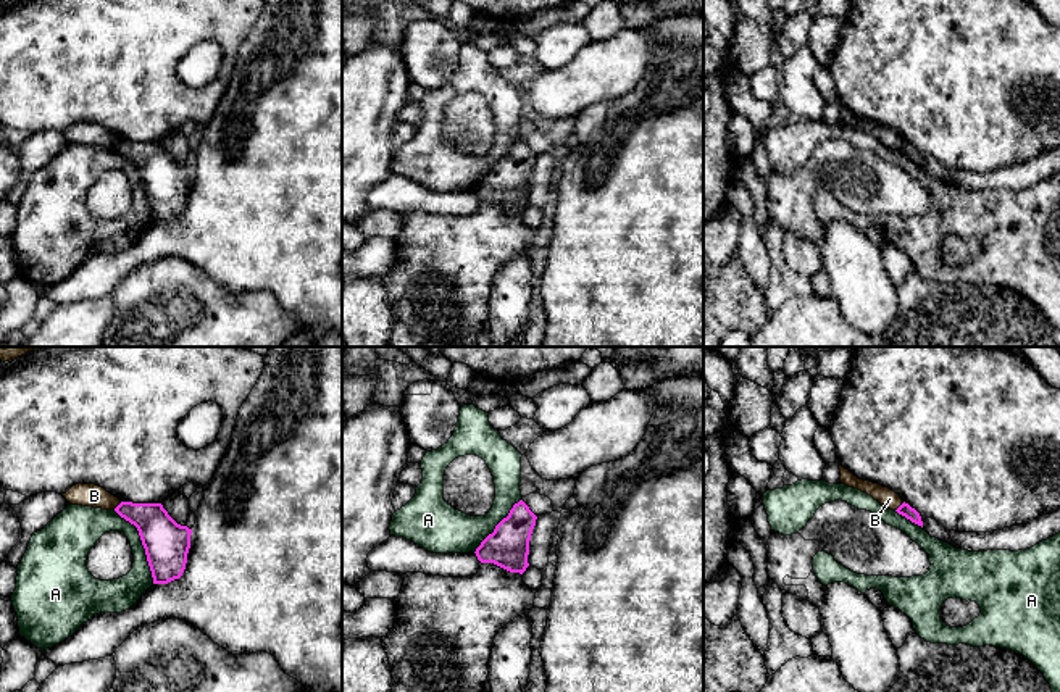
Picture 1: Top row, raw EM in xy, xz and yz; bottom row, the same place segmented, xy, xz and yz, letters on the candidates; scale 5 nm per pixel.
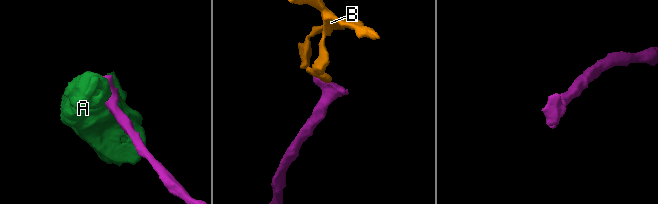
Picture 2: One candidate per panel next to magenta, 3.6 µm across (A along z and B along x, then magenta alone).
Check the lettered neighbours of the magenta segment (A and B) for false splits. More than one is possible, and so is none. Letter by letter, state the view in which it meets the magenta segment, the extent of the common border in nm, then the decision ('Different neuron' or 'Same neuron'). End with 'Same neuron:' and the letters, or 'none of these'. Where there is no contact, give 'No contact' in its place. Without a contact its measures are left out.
A: Touches magenta in xy. Shared border 420 nm. Different neuron
B: Touches magenta in yz. Shared border 60 nm. Different neuron
Same neuron: none of these

